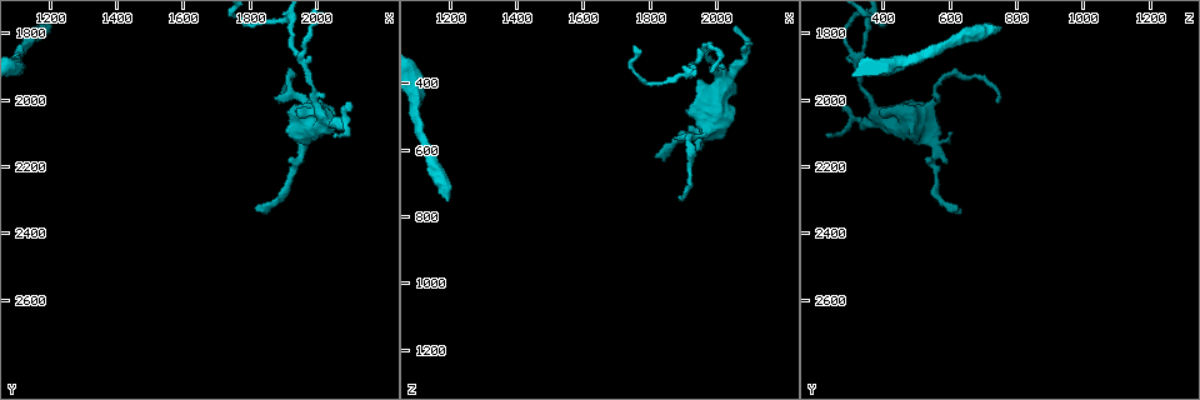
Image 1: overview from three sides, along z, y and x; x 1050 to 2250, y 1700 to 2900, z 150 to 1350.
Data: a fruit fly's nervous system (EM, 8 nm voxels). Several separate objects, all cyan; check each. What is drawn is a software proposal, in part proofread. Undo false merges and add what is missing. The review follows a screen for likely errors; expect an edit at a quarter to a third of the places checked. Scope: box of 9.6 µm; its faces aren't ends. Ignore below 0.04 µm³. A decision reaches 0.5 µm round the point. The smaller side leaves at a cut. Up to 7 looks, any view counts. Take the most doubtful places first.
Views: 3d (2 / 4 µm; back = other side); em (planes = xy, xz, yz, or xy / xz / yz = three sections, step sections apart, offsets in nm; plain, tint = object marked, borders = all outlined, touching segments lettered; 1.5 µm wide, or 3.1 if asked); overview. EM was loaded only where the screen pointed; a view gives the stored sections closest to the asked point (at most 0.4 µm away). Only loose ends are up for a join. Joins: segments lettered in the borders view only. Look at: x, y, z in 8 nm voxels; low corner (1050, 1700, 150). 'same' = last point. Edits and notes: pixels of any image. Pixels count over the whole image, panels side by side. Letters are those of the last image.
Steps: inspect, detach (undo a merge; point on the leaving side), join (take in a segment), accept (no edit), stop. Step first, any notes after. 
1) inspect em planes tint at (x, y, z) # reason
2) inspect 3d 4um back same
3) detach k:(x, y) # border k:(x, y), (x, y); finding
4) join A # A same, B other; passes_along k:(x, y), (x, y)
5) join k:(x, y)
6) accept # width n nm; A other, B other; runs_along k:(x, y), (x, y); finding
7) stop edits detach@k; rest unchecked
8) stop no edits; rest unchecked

inspect em planes plain at (1190, 1790, 750)

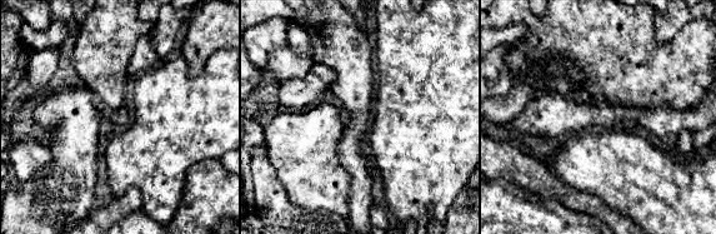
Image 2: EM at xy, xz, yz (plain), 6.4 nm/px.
inspect em planes borders same # see the neighbours

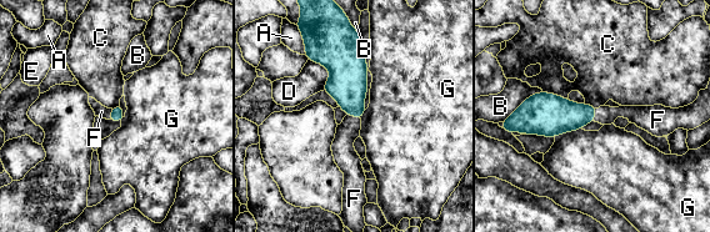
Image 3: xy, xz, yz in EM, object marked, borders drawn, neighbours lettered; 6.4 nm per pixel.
join F # A other, B other, C other, D other, E other, F same, G other; passes_along 3:(348, 84), (354, 116), (348, 131); the neuron continues

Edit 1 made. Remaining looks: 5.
inspect em yz step 4 tint at (1940, 2100, 610) # free end

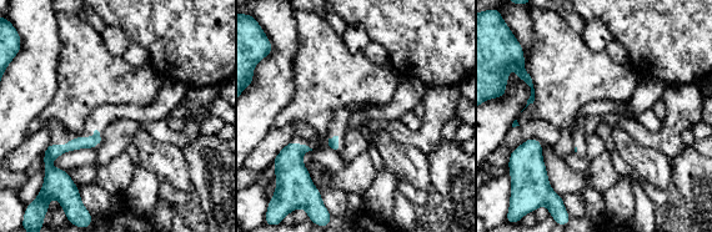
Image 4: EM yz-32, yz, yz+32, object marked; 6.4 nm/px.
inspect em planes borders same # another direction

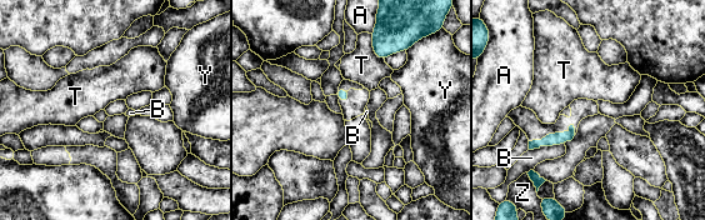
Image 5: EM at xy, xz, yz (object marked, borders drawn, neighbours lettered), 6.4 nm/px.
accept # A other, B other, T other, Y other, Z other; runs_along 5:(571, 130), (564, 138), (531, 145); none of them fits

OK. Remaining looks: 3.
inspect em planes tint at (1840, 2340, 640) # an open end

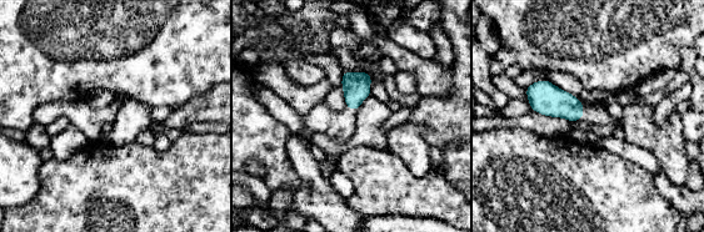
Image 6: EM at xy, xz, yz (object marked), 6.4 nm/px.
inspect em planes borders same # what lies round it

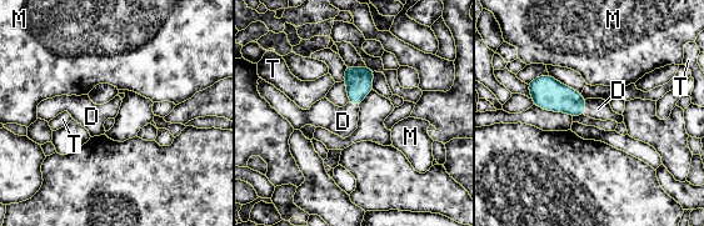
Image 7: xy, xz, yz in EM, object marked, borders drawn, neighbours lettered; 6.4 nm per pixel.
join D # D same, M other, T other; it goes on there

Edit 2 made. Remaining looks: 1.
stop edits join@3, join@7; rest unchecked

